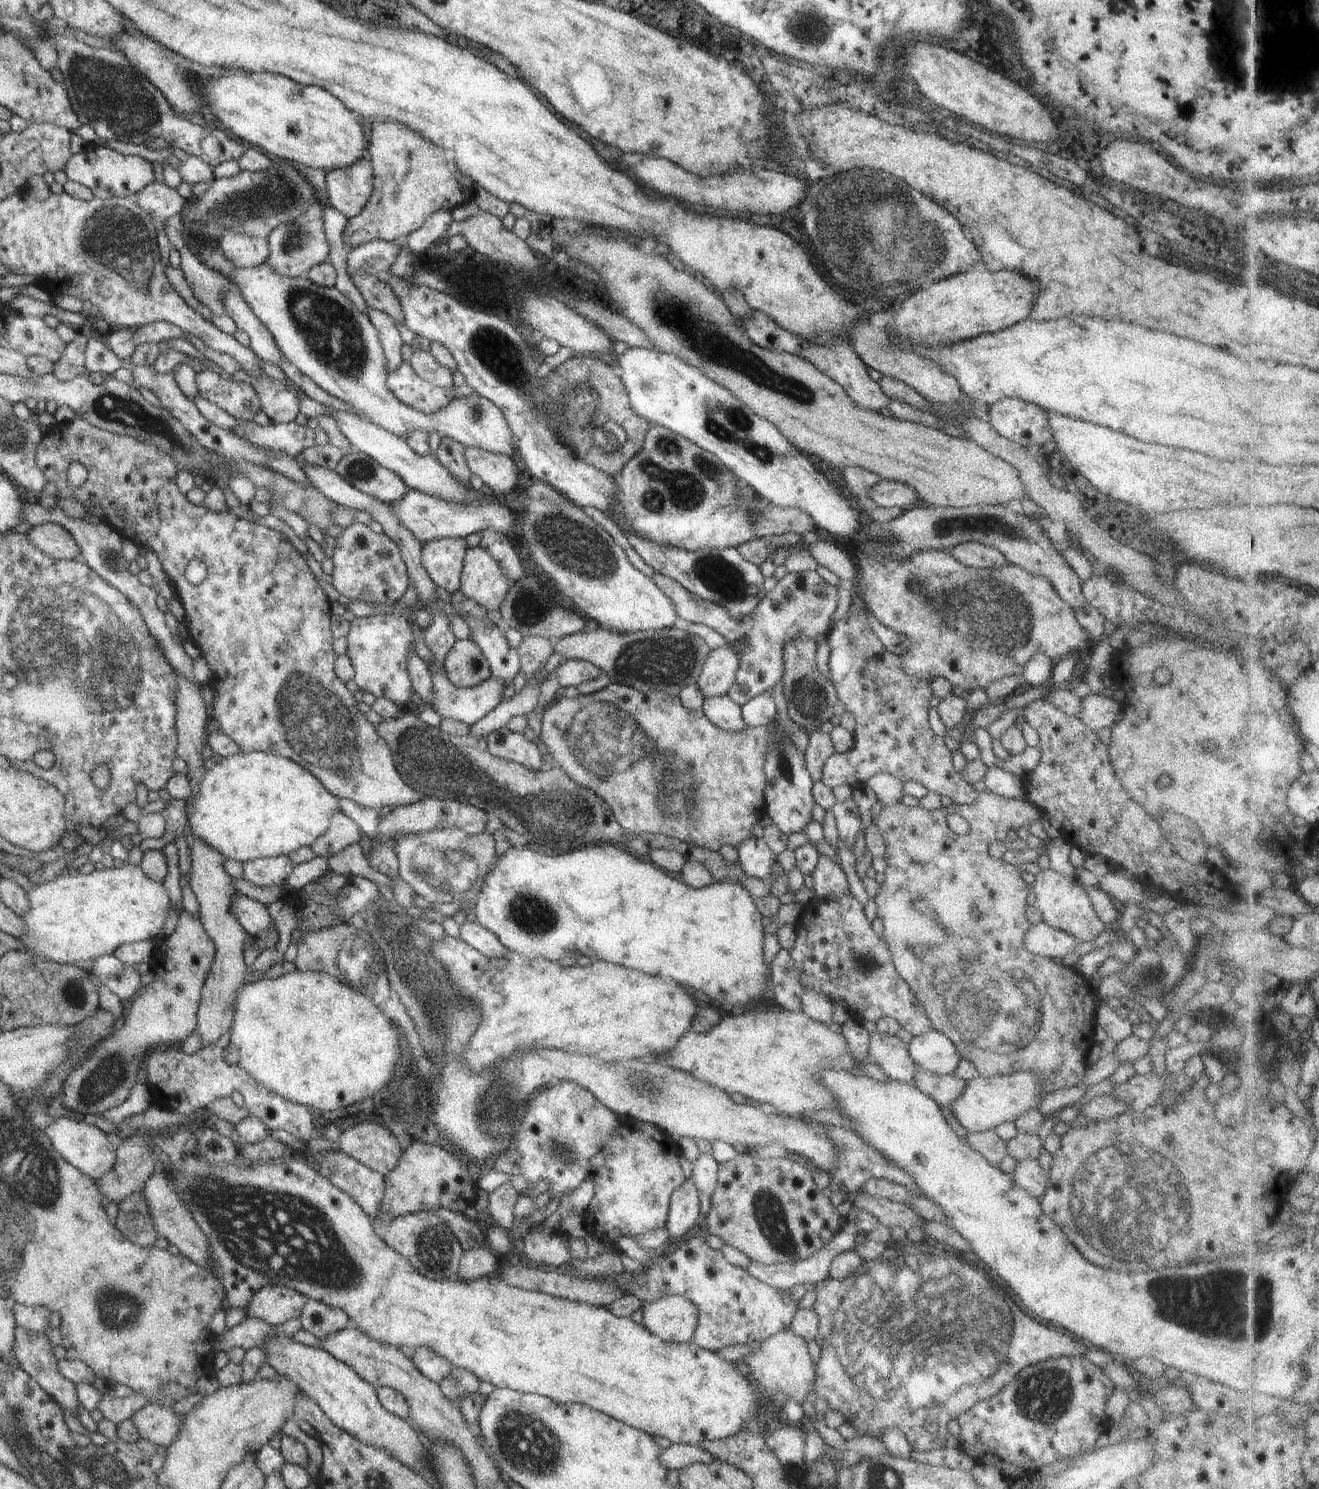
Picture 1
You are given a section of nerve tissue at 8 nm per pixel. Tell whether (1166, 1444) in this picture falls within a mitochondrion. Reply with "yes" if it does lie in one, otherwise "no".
yes

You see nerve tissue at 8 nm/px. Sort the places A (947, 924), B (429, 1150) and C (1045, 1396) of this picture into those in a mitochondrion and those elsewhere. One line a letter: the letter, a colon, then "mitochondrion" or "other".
A: mitochondrion
B: other
C: mitochondrion

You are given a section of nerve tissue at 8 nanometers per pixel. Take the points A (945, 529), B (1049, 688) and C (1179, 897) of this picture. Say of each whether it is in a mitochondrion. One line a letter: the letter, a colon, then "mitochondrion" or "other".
A: mitochondrion
B: other
C: other

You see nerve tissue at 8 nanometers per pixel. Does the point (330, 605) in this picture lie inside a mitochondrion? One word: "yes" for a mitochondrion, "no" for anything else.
no

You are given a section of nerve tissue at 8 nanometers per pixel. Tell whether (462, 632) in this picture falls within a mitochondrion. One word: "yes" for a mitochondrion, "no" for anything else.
no

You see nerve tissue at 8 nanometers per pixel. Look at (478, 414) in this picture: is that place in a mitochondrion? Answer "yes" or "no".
yes

